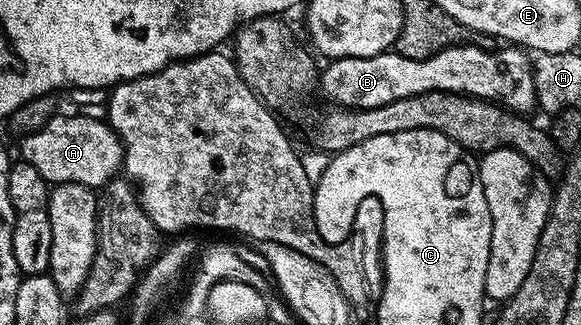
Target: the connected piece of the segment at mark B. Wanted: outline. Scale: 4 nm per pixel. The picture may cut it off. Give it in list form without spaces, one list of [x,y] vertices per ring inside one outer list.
[[[465,42],[462,44],[455,44],[452,48],[443,48],[440,52],[435,52],[432,56],[427,56],[425,60],[415,60],[414,58],[406,58],[401,52],[389,50],[371,56],[370,58],[342,58],[341,60],[333,60],[327,66],[328,69],[321,71],[318,76],[318,88],[322,93],[324,91],[323,99],[331,102],[333,105],[341,108],[373,108],[374,106],[386,106],[386,102],[398,102],[398,98],[410,98],[418,94],[426,94],[427,92],[457,92],[460,96],[474,96],[477,100],[491,100],[494,104],[500,104],[503,108],[507,108],[510,112],[517,114],[531,113],[531,108],[537,107],[536,103],[536,86],[534,84],[534,74],[532,73],[533,61],[530,59],[529,53],[519,46],[500,46],[497,52],[487,52],[484,48],[479,48],[476,42]]]

